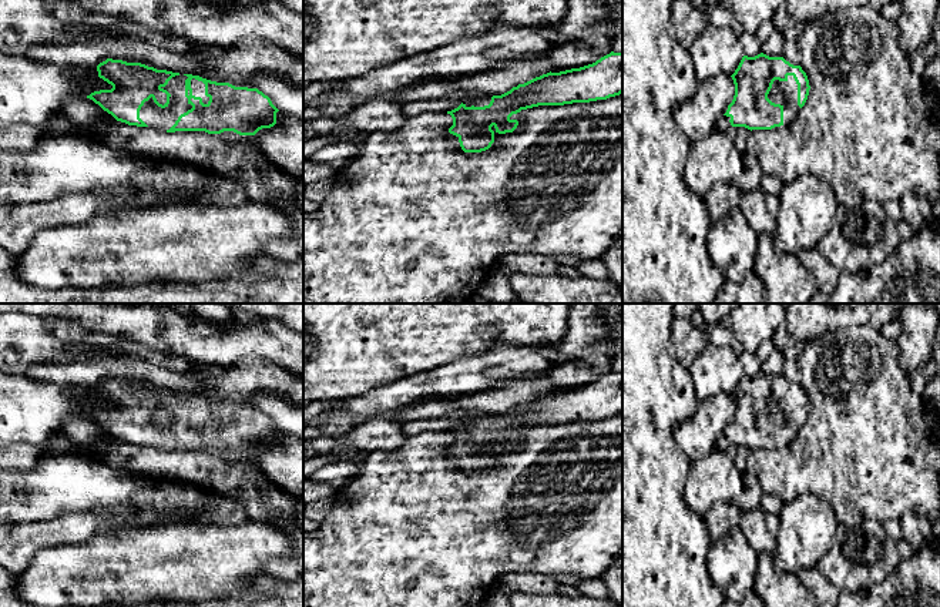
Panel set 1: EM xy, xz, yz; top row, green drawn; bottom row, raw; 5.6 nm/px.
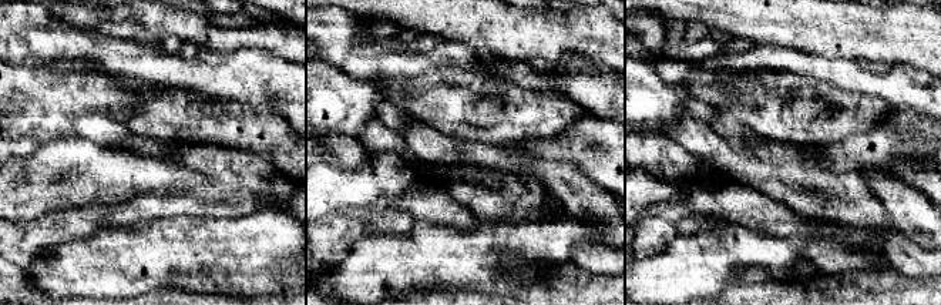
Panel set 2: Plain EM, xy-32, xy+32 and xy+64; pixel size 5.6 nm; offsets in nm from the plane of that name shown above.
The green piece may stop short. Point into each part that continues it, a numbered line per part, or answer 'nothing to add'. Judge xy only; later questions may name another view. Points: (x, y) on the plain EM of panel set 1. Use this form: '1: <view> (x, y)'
1: xy (155, 436)

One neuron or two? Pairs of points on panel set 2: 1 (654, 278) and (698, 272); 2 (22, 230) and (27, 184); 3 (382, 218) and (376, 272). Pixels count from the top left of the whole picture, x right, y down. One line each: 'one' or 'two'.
1: one
2: two
3: two

